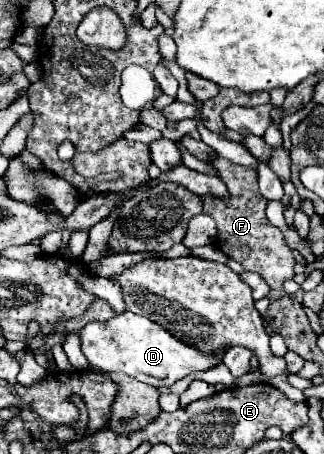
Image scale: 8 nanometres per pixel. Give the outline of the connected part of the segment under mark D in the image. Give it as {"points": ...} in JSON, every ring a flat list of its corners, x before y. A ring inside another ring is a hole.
{"points":[[124,312,114,316,108,322,88,322,80,330,80,344,82,354,86,356,88,364,102,370,102,372,122,372,140,382,146,382,154,388,172,386,176,380,216,366,222,360,222,352,218,354,202,354,178,338,174,338,168,330,154,324,152,320,138,316,134,312]]}

